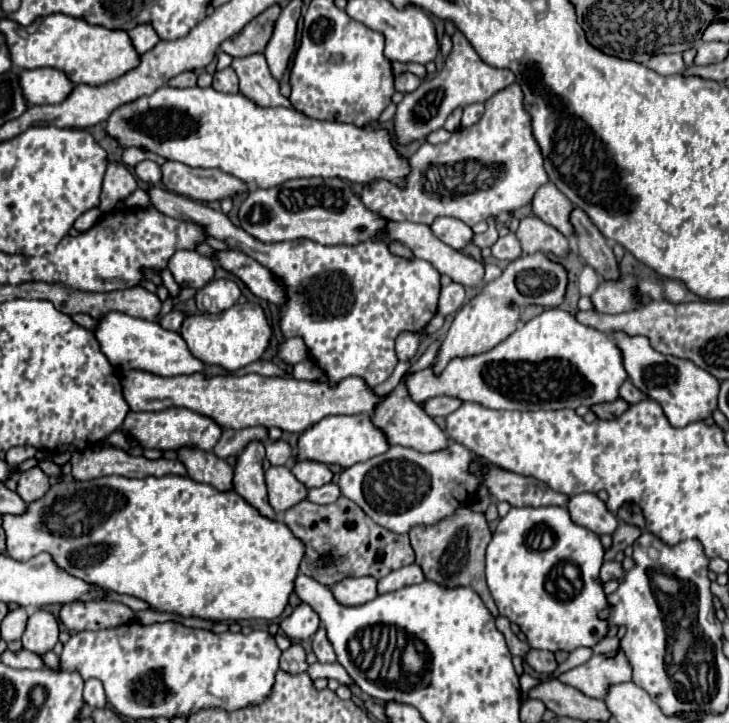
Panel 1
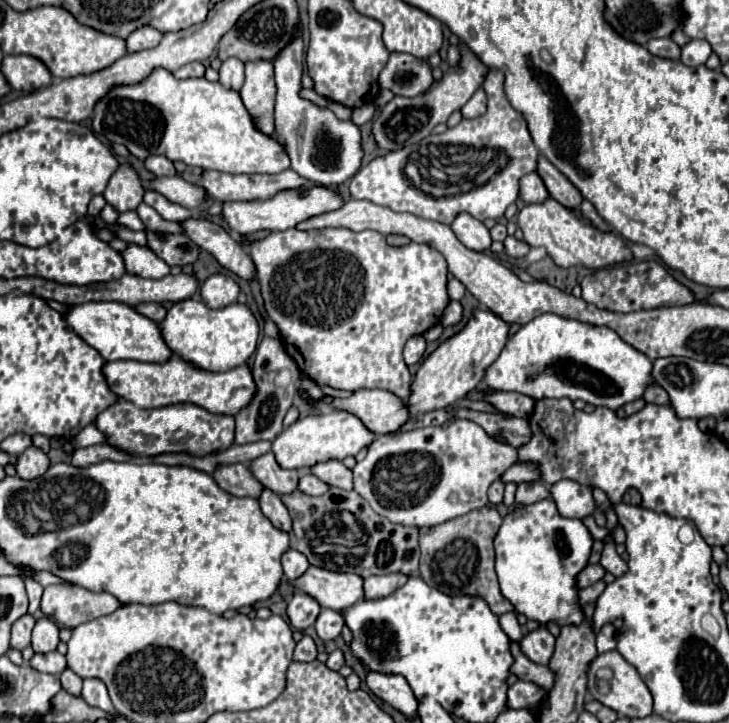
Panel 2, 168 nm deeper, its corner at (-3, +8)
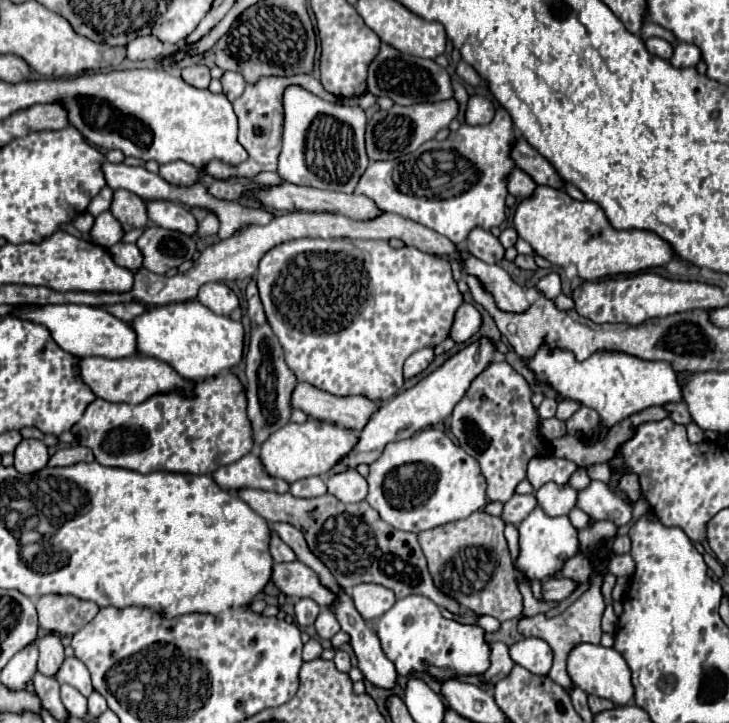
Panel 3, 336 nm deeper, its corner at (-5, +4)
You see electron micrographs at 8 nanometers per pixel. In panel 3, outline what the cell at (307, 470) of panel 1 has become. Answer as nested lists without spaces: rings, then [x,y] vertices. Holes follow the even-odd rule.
[[[355,469],[345,471],[341,475],[329,475],[325,479],[325,485],[331,495],[335,495],[341,503],[359,503],[367,497],[367,481],[361,477]]]

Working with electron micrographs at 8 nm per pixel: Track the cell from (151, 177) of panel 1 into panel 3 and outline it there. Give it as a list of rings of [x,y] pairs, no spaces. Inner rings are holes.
[[[173,161],[173,163],[165,163],[159,169],[159,175],[171,183],[171,185],[181,185],[181,187],[189,187],[199,183],[199,167],[193,167],[189,163],[181,163],[181,161]]]

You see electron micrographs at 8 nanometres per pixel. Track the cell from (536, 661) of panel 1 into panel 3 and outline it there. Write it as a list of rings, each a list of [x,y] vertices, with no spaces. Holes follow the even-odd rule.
[[[521,639],[509,647],[511,659],[535,675],[547,675],[553,663],[551,647],[543,639]]]

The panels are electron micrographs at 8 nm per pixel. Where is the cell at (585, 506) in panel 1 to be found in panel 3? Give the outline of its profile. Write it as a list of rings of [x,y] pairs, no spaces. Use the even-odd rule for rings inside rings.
[[[545,483],[535,491],[537,505],[551,517],[567,515],[577,501],[577,491],[569,485],[557,485],[557,483]]]

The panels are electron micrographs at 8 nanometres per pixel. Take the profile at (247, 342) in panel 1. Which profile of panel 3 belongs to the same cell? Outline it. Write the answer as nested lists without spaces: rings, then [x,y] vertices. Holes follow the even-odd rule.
[[[193,301],[183,303],[169,303],[161,307],[149,307],[143,315],[129,321],[129,327],[137,335],[137,353],[145,357],[159,359],[167,365],[171,365],[183,379],[187,381],[199,381],[211,375],[217,375],[221,371],[229,371],[233,365],[237,365],[243,359],[243,325],[239,321],[233,321],[225,315],[215,315],[205,305]]]

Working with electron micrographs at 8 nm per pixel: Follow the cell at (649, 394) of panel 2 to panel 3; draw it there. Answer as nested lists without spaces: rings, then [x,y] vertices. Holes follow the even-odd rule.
[[[683,401],[681,403],[669,403],[669,405],[665,405],[665,409],[671,413],[671,419],[679,425],[689,425],[693,421],[689,411],[687,411],[687,405]]]

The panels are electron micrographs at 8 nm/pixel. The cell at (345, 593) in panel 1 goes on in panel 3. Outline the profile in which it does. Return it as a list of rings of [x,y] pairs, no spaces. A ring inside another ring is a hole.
[[[299,561],[273,563],[271,581],[281,593],[289,597],[299,597],[299,599],[309,597],[317,601],[321,607],[327,607],[333,603],[333,593],[319,583],[317,573]]]

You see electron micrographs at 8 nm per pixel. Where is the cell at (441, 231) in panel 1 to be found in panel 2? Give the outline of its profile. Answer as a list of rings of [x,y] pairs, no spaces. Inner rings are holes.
[[[459,213],[449,227],[457,235],[457,239],[465,247],[471,247],[473,251],[485,251],[491,245],[489,229],[479,219],[475,219],[467,213]]]

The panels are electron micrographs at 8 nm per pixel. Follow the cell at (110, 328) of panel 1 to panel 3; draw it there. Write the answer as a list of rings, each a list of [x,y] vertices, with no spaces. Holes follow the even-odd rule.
[[[21,305],[11,311],[13,317],[37,323],[47,327],[53,341],[71,355],[77,357],[107,357],[107,359],[121,359],[137,353],[135,343],[135,331],[129,327],[129,323],[109,315],[101,307],[91,305]]]

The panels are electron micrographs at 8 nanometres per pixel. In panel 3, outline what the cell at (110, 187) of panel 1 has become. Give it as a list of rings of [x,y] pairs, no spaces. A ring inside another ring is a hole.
[[[125,189],[115,191],[111,213],[121,223],[123,231],[141,229],[141,227],[145,227],[149,223],[143,199],[133,195],[131,191],[125,191]]]

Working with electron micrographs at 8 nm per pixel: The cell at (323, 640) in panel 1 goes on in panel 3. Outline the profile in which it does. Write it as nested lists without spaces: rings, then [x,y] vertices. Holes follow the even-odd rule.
[[[325,607],[325,609],[319,613],[319,617],[315,619],[315,629],[317,629],[317,635],[319,635],[321,639],[331,639],[341,627],[339,627],[337,617],[333,615],[333,611]]]

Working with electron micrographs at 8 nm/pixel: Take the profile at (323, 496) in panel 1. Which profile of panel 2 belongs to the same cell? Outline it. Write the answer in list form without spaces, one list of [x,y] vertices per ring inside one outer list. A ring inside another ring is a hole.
[[[301,473],[299,489],[307,495],[325,495],[329,491],[329,485],[323,483],[319,477],[315,477],[311,473]]]

